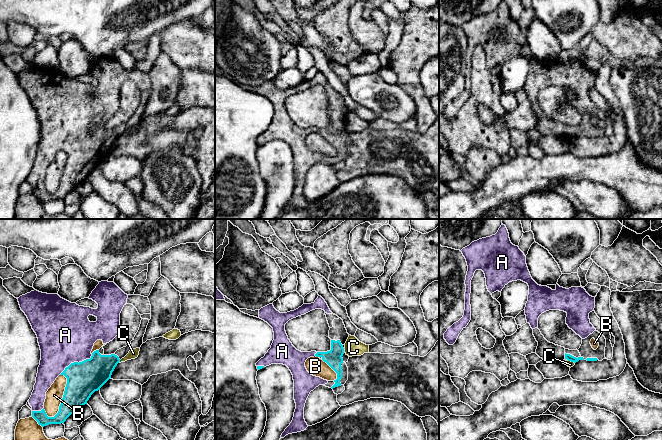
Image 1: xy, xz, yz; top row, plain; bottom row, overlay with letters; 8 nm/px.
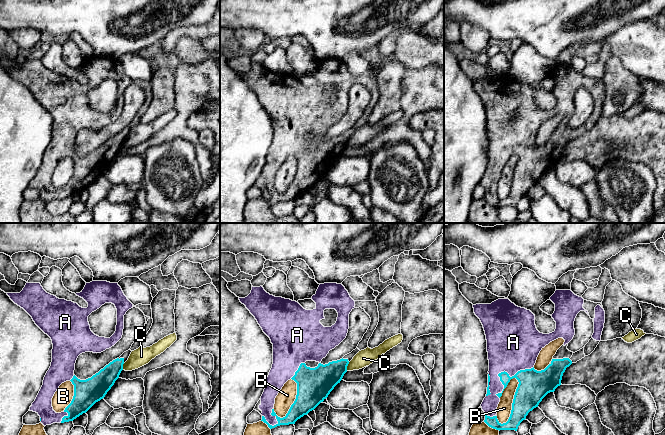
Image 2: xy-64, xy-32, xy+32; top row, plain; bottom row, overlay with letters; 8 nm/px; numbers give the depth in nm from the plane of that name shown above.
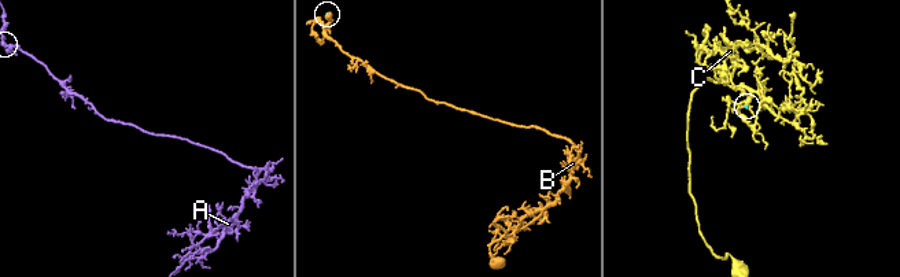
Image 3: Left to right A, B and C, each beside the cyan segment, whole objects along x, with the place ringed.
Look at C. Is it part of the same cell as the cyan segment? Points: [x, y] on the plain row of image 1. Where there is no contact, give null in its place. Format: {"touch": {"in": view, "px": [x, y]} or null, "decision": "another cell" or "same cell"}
{"touch": {"in": "yz", "px": [571, 137]}, "decision": "another cell"}

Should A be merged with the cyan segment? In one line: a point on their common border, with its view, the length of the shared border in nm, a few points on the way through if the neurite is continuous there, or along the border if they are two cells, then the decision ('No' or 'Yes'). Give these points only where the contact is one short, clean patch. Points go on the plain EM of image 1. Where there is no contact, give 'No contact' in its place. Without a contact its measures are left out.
Touches cyan at xy (76, 138). Shared border 320 nm. Yes

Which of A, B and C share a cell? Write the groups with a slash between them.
A / B / C

